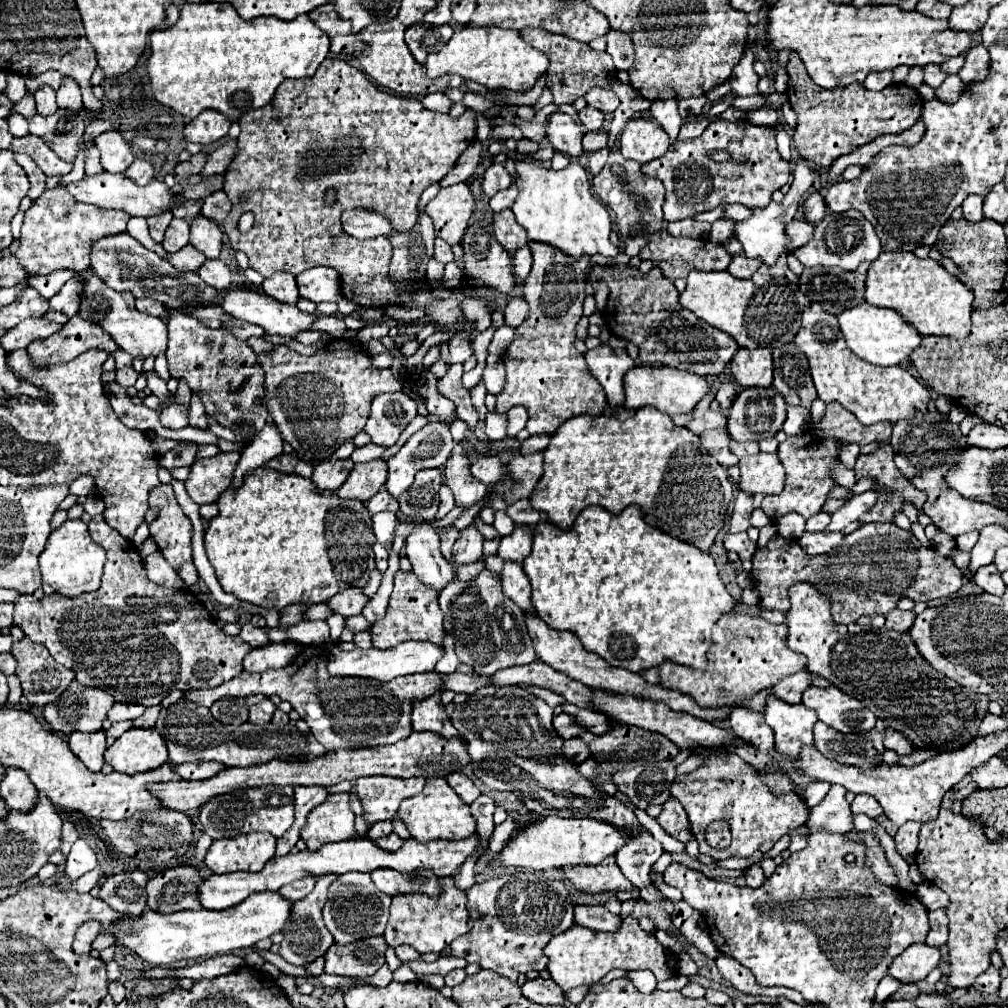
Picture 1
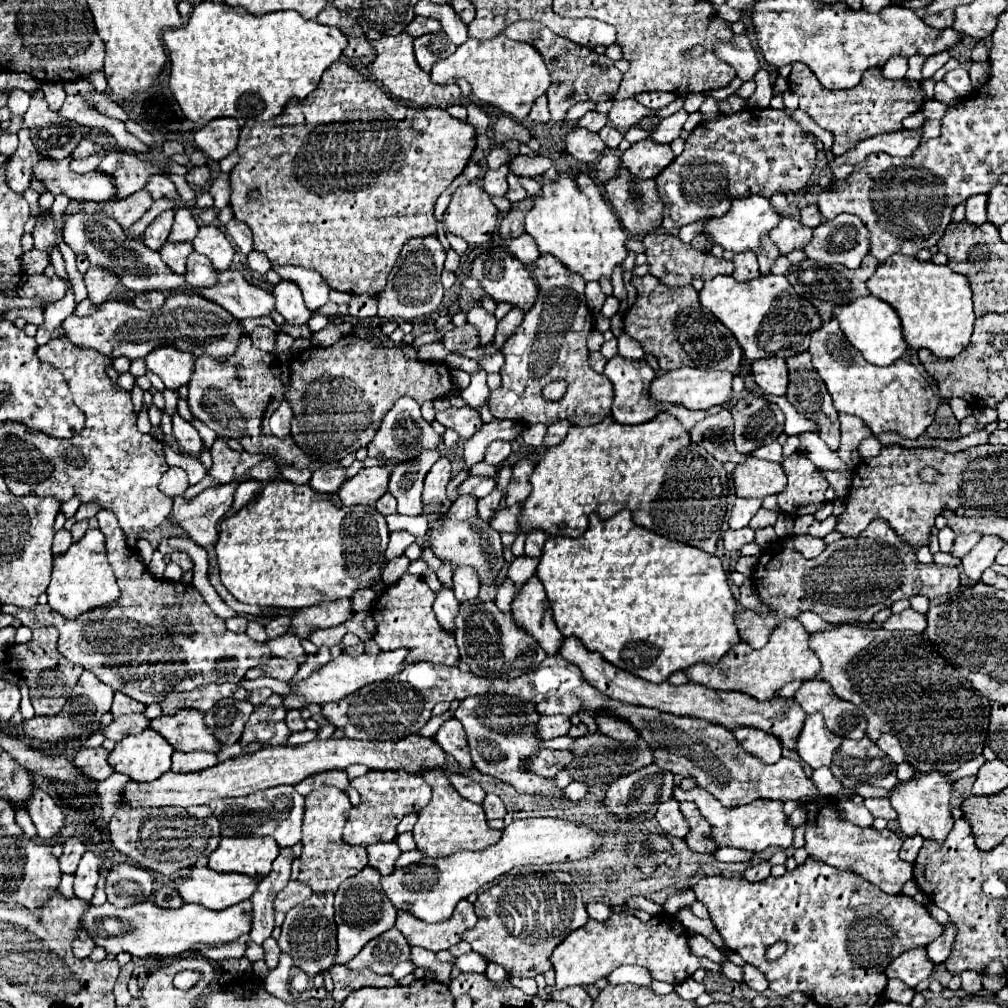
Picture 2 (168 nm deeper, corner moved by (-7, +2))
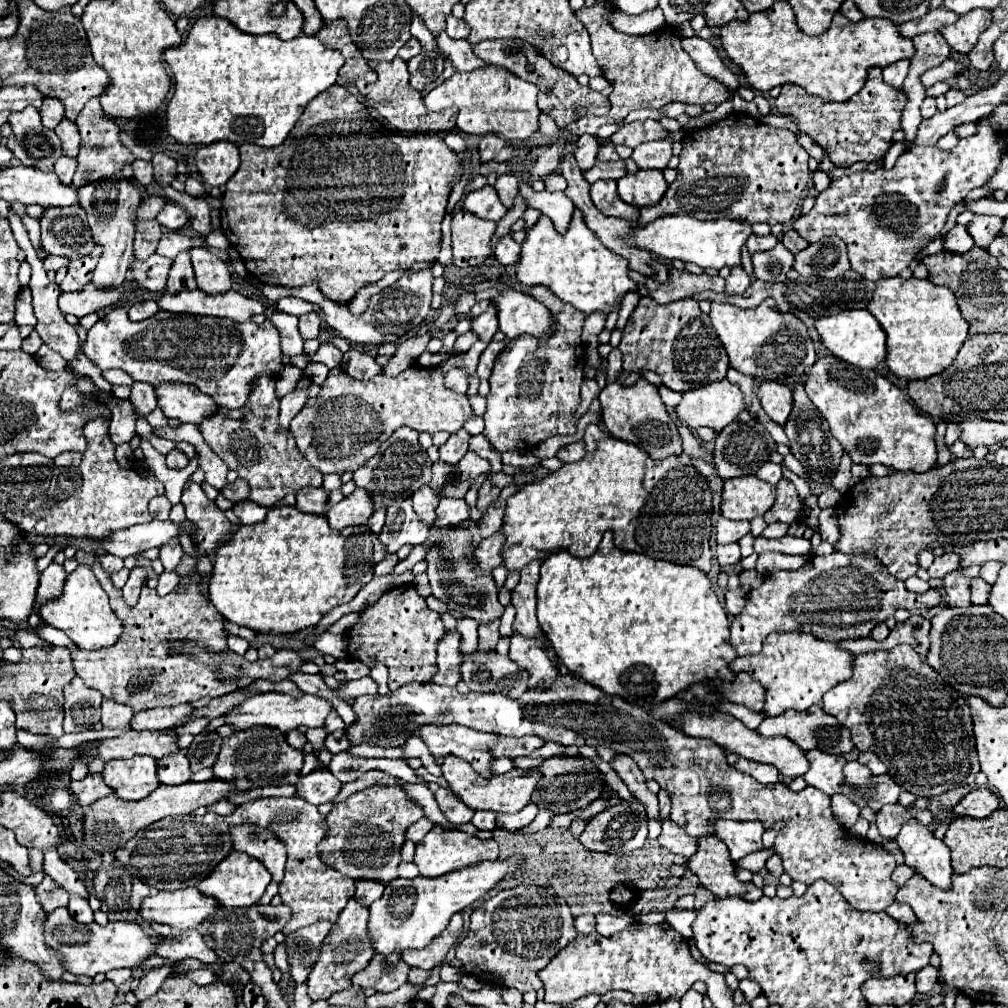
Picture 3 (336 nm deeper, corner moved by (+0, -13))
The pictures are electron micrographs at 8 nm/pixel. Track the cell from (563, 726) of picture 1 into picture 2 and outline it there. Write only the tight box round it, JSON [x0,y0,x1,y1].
[537,716,571,740]

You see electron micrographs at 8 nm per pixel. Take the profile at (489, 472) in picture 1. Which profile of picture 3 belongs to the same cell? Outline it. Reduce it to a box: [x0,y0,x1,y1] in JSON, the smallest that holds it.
[436,497,470,527]

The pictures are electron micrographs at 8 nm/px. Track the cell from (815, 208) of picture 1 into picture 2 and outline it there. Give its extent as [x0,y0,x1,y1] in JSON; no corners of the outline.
[799,206,823,228]

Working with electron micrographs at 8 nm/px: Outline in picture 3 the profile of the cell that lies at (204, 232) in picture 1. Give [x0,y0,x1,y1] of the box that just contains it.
[190,247,232,295]

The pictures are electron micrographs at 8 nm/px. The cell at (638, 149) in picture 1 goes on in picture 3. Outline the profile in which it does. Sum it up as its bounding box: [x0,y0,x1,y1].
[618,169,668,207]

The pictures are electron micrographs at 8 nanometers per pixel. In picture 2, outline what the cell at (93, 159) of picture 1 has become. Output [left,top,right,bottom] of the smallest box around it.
[71,138,101,160]

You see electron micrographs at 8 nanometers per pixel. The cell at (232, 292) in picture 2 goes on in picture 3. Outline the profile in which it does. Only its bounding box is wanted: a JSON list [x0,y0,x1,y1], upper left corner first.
[158,289,264,323]

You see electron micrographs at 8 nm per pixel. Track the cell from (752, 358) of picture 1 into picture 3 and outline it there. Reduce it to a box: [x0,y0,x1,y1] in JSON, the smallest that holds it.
[756,381,792,425]

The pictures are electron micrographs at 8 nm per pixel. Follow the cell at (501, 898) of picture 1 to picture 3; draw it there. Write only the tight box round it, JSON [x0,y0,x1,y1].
[456,885,576,993]

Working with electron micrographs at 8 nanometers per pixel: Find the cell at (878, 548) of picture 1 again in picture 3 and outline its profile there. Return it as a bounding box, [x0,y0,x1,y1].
[730,553,944,657]

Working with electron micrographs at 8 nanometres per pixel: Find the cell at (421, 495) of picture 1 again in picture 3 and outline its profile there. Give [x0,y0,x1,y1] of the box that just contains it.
[412,485,438,525]

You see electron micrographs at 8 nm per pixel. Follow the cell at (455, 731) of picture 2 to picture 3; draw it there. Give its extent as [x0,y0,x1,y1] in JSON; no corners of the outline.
[440,755,542,813]

